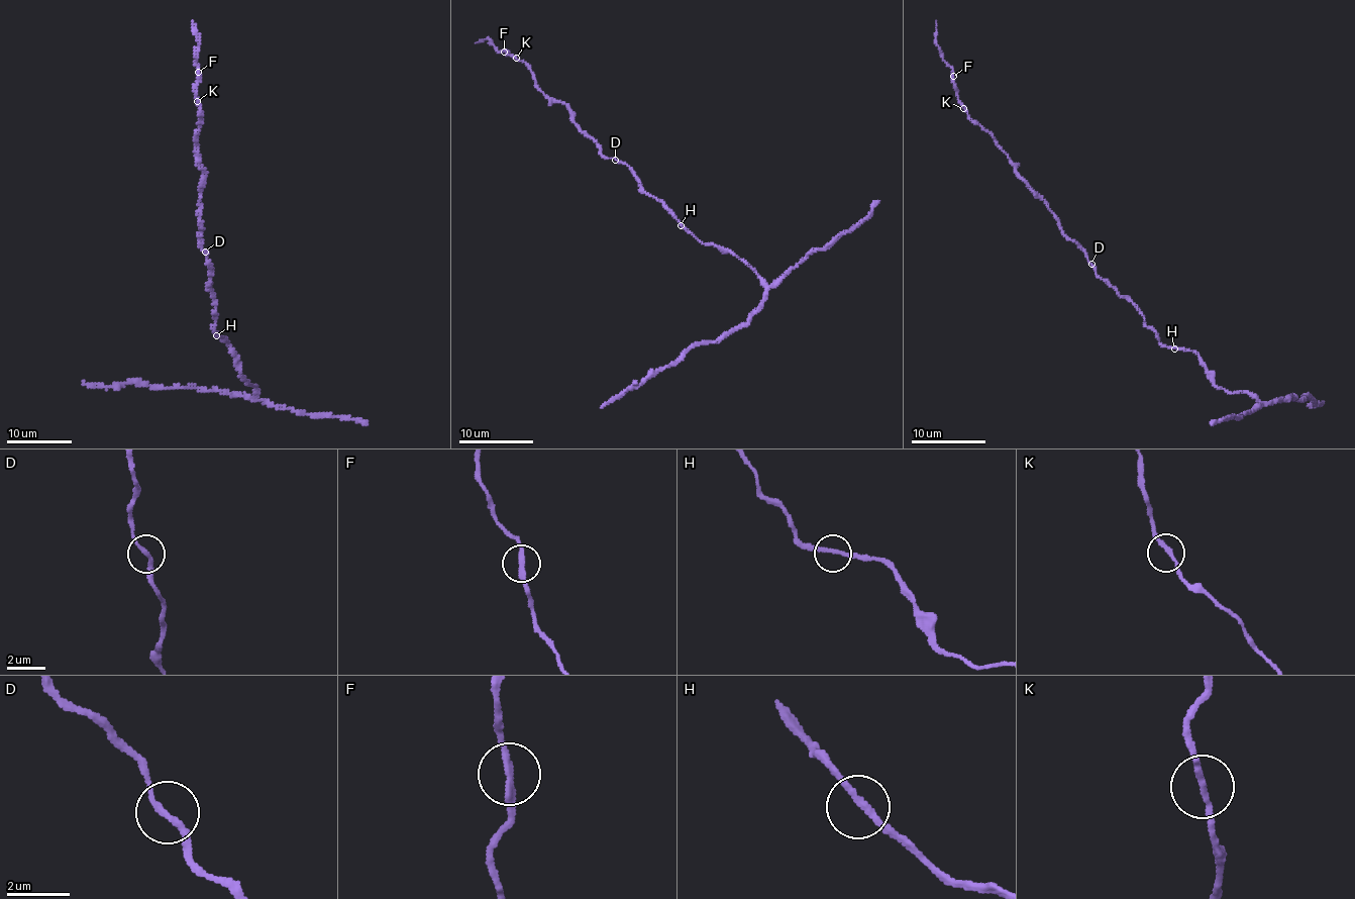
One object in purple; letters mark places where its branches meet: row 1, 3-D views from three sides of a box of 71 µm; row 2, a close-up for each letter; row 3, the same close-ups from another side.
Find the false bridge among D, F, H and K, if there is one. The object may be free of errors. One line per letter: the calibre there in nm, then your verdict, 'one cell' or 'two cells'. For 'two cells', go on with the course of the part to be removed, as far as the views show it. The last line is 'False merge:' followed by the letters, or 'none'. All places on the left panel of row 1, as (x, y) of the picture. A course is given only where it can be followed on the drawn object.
D: calibre 200 nm; one cell
F: calibre 200 nm; one cell
H: calibre 200 nm; one cell
K: calibre 200 nm; one cell
False merge: none

